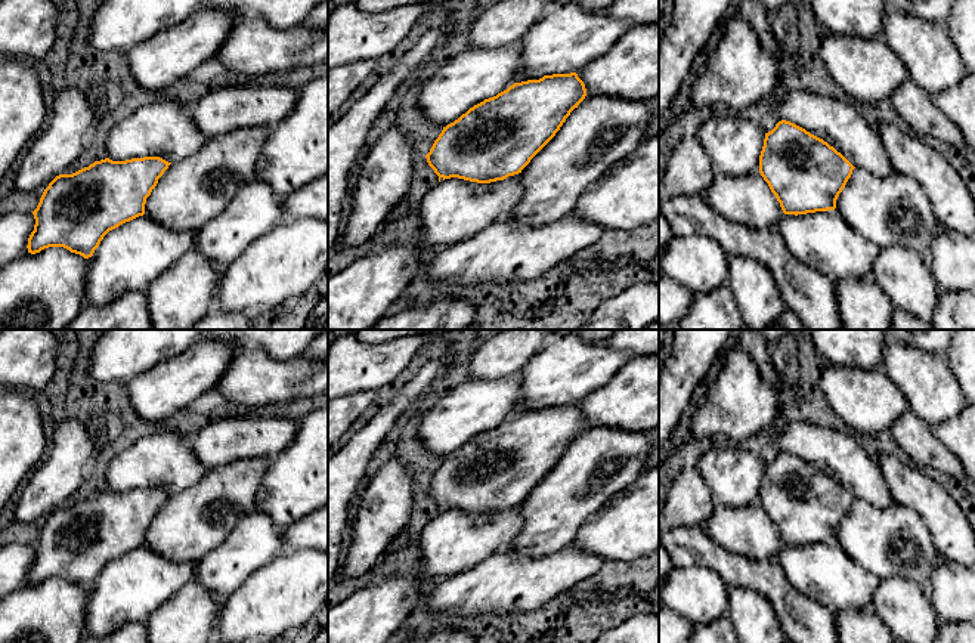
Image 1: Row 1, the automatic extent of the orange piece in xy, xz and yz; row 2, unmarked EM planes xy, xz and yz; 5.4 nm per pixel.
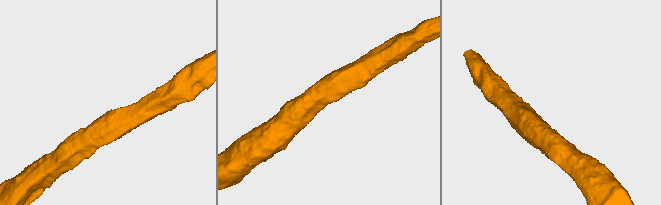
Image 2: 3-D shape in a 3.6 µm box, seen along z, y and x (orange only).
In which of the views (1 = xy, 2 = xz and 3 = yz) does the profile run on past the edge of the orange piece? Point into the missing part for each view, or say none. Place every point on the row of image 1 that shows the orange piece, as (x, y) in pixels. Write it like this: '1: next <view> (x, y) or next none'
1: next none
2: next none
3: next none

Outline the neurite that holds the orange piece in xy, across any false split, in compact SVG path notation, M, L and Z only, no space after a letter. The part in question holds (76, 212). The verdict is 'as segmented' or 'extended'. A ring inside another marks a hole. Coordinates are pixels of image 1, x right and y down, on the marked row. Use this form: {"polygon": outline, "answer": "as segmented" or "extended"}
{"polygon": "M160 157L126 161L105 158L72 174L56 176L32 211L35 225L28 238L28 253L35 254L49 247L64 247L84 259L92 257L109 231L145 214L146 198L170 164Z", "answer": "as segmented"}

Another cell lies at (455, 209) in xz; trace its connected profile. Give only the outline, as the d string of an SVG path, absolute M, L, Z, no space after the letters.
M521 174L477 183L458 177L440 180L415 205L421 228L414 238L425 259L507 219L523 195Z

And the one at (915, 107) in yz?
M910 77L891 96L891 103L909 127L920 137L935 137L954 146L968 145L959 129Z

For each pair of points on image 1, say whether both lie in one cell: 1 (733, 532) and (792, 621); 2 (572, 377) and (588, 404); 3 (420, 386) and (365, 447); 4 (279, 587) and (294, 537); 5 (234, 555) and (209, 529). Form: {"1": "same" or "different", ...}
{"1": "different", "2": "different", "3": "same", "4": "different", "5": "different"}

